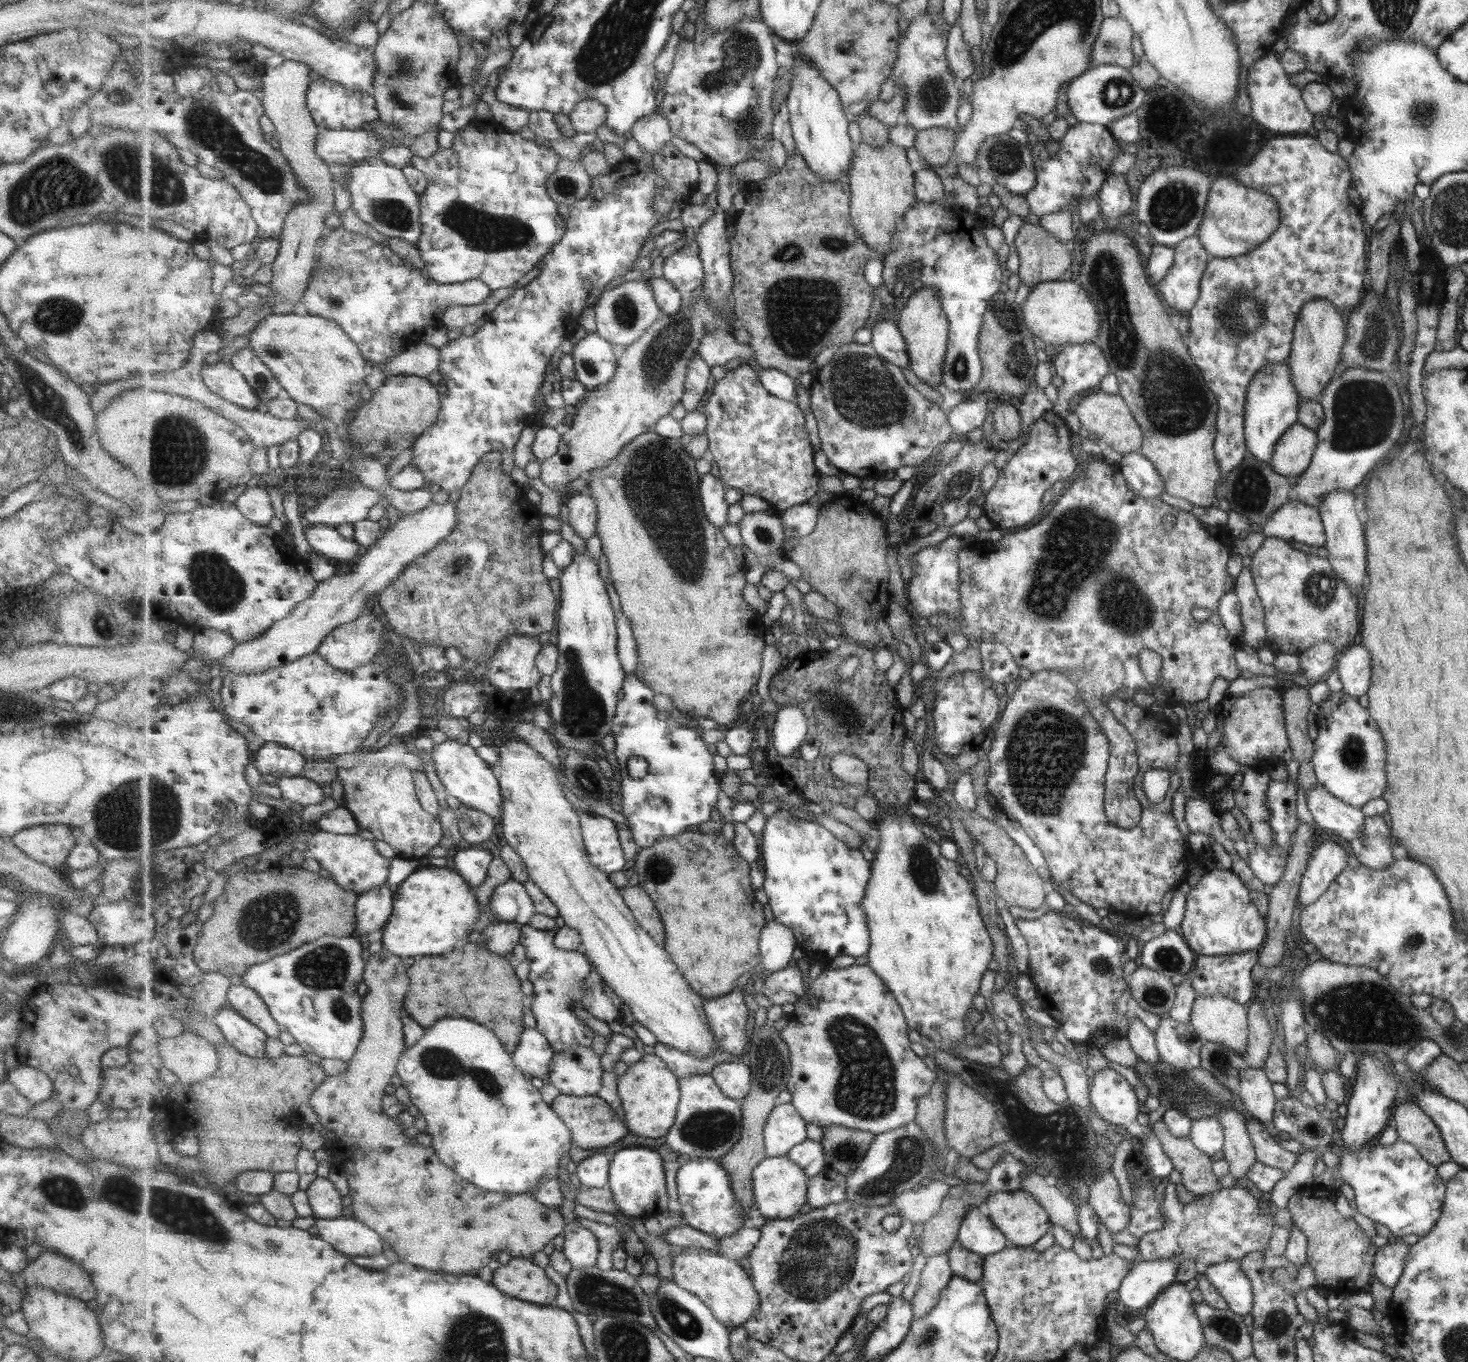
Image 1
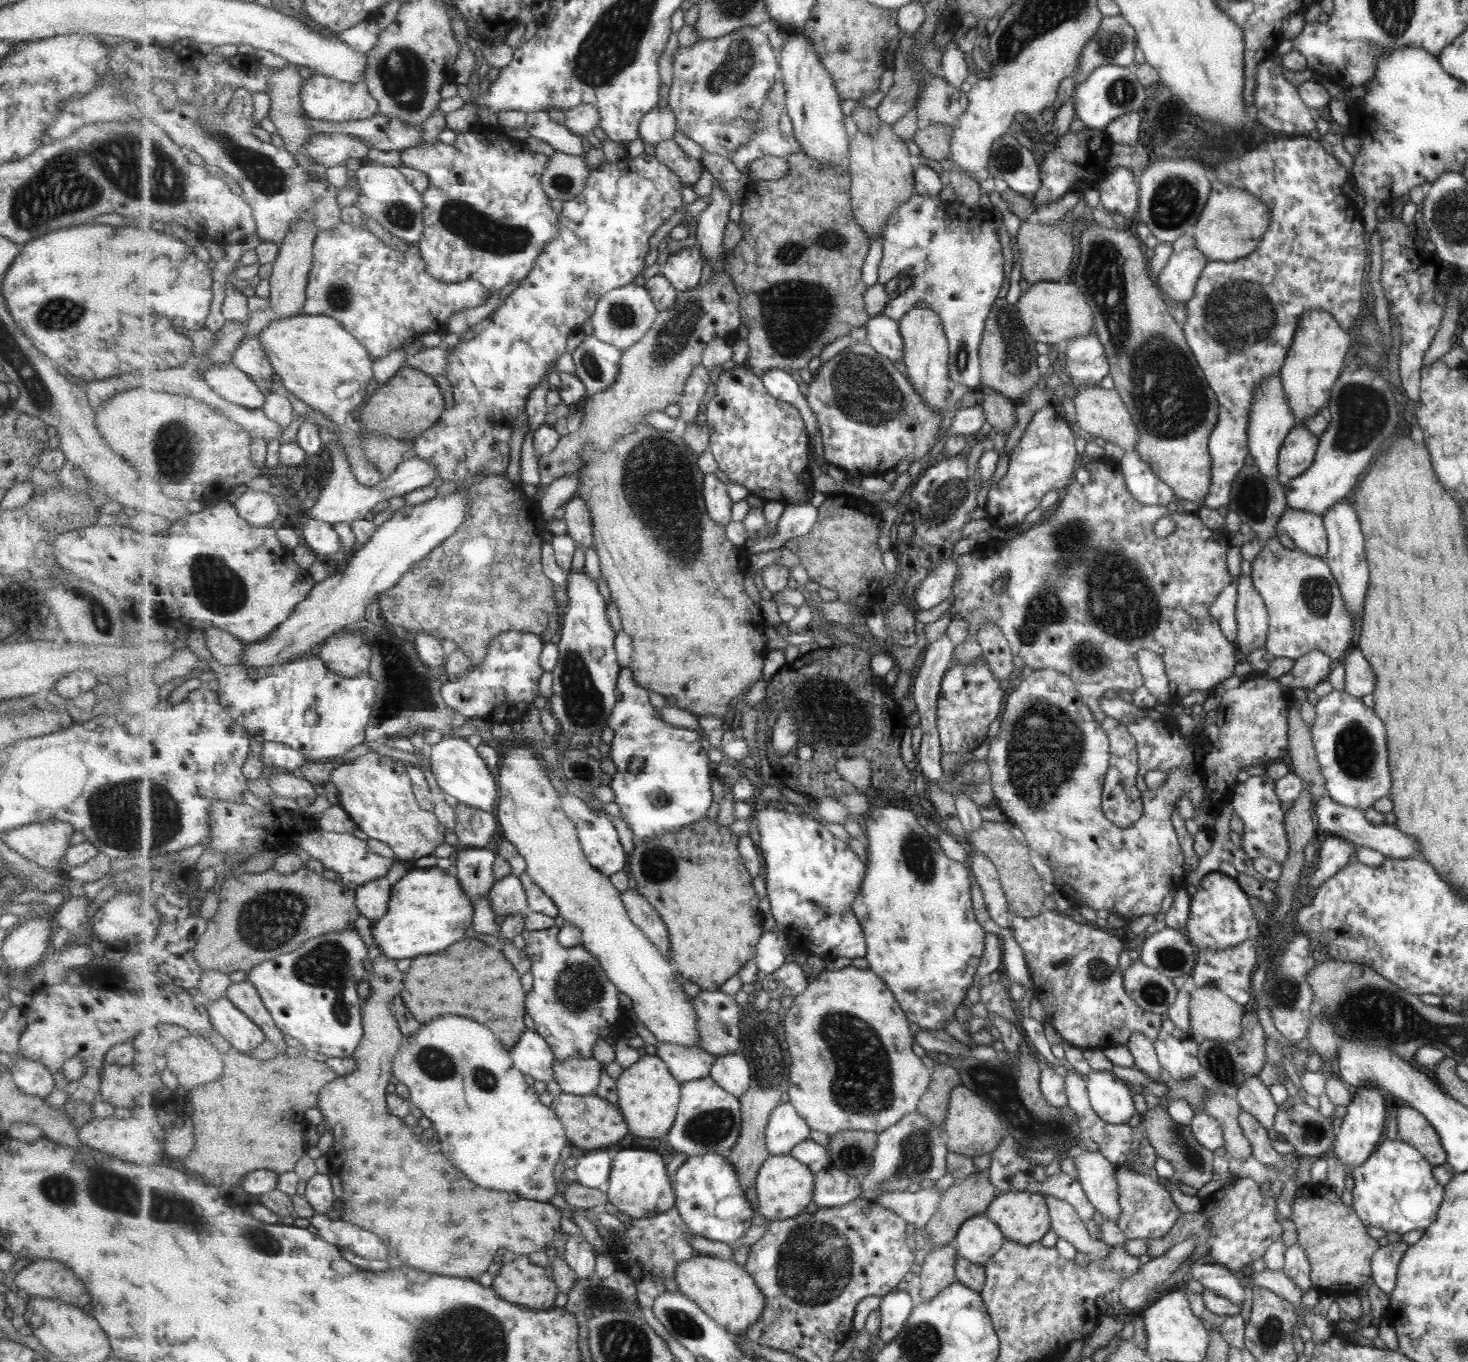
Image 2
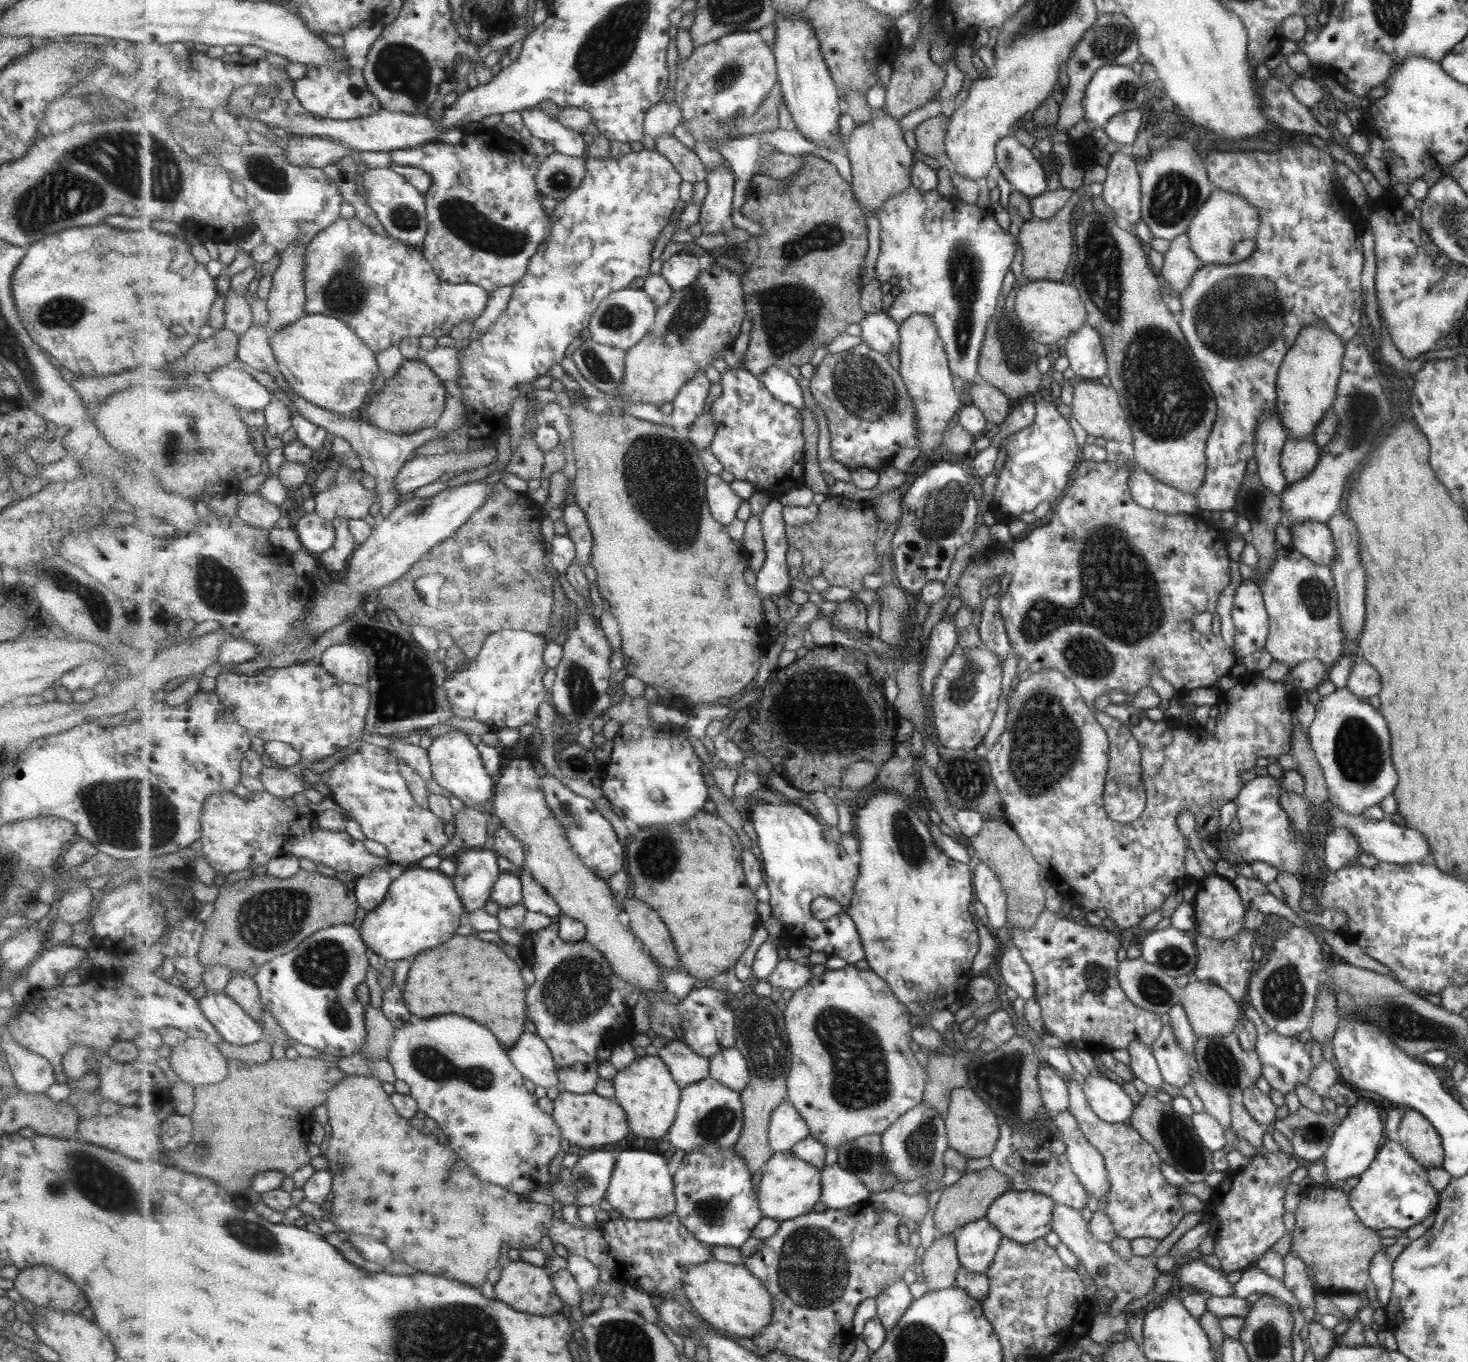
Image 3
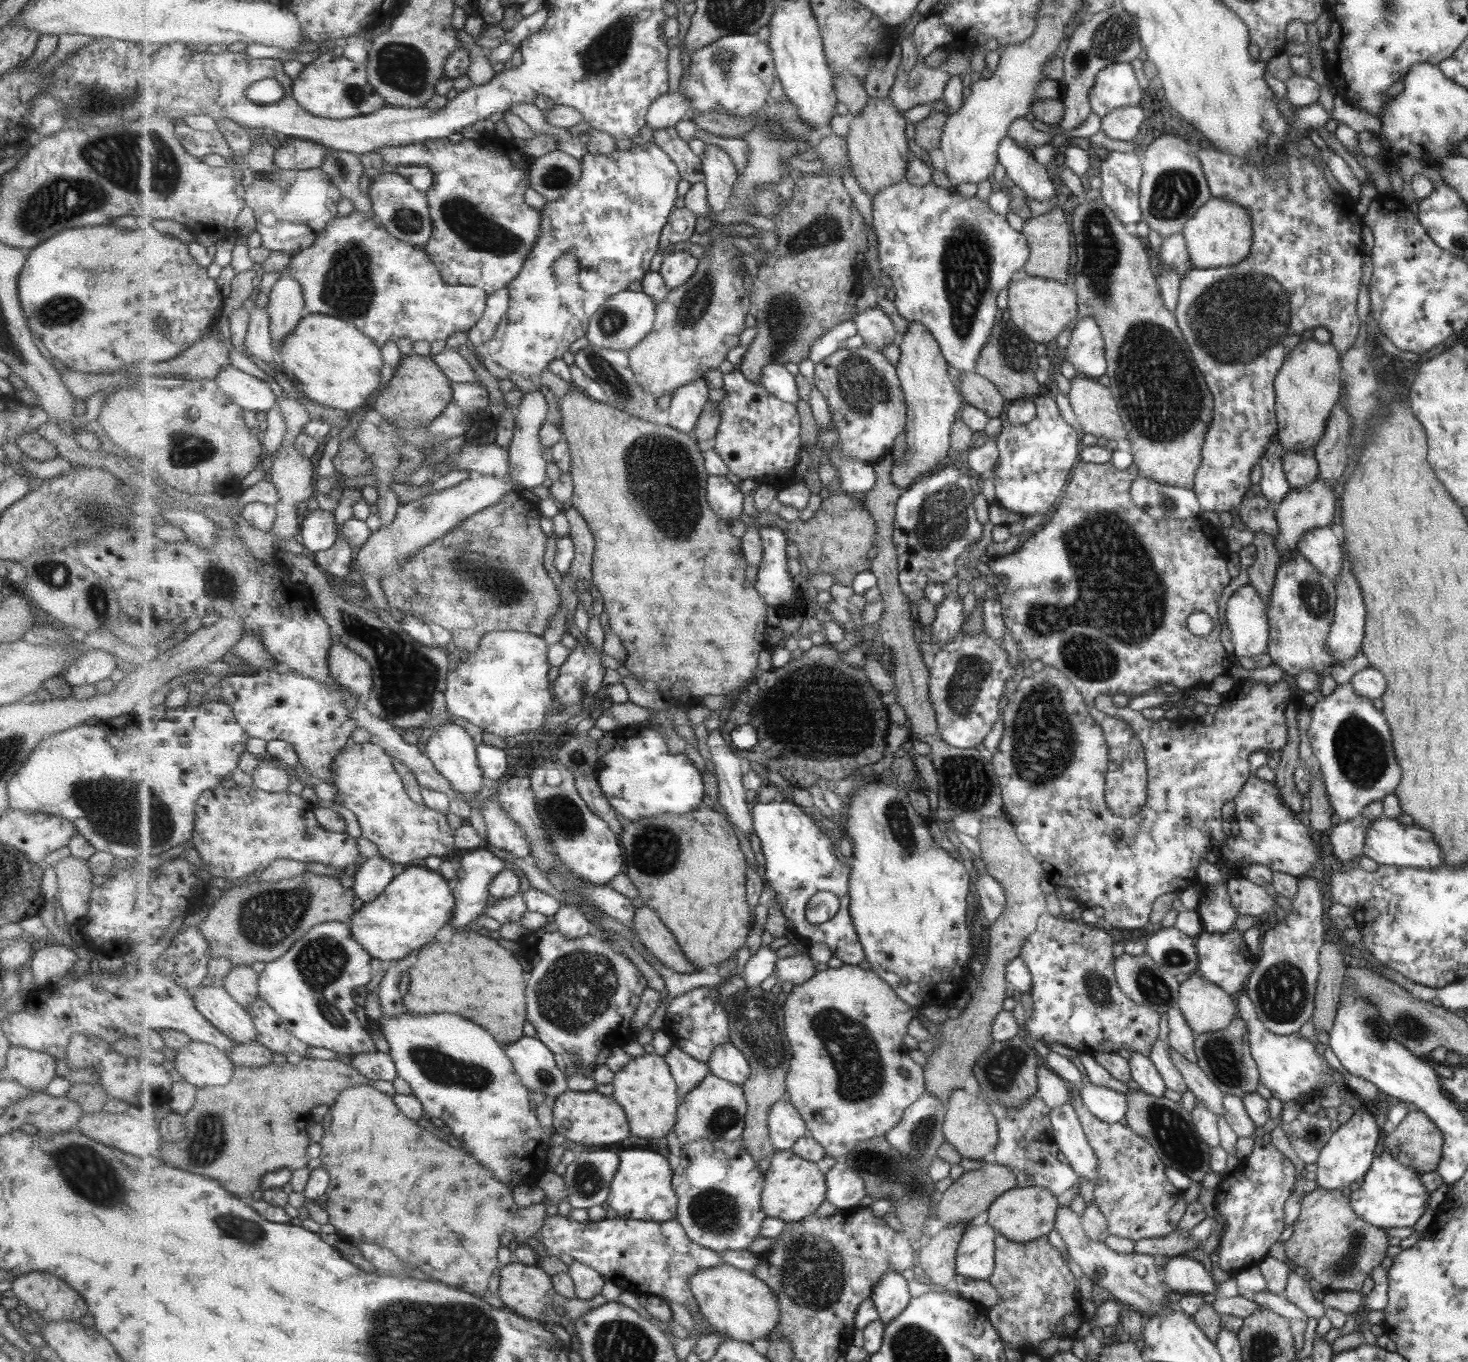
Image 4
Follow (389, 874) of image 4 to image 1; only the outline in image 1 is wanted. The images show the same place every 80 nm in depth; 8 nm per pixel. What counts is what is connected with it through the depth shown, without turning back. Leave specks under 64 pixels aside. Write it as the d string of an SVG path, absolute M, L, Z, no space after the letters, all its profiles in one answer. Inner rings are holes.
M388 883L359 896L355 936L360 939L369 934L381 935L392 917L395 898Z

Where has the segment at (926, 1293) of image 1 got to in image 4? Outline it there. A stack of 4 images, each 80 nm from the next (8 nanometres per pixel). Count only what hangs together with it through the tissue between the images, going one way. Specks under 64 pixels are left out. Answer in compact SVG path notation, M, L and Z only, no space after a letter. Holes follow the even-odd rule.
M967 1223L945 1226L935 1236L924 1241L919 1250L919 1270L928 1275L931 1283L945 1286L956 1276L956 1248Z

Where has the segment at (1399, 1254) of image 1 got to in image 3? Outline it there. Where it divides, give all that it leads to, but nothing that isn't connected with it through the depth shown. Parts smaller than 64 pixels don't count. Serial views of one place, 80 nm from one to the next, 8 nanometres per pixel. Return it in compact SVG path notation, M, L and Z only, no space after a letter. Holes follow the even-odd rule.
M1396 1243L1386 1247L1381 1246L1371 1260L1368 1275L1369 1281L1372 1282L1372 1286L1375 1288L1379 1308L1383 1309L1387 1305L1393 1284L1392 1264L1403 1249L1403 1245Z

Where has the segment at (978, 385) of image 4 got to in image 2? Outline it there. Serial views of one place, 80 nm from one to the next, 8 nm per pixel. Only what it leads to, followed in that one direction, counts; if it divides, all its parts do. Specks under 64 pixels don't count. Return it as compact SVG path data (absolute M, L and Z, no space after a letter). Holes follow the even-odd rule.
M986 389L976 390L978 405L983 410L984 420L992 427L992 433L1005 433L1015 423L1016 402L1005 399L1001 394Z

